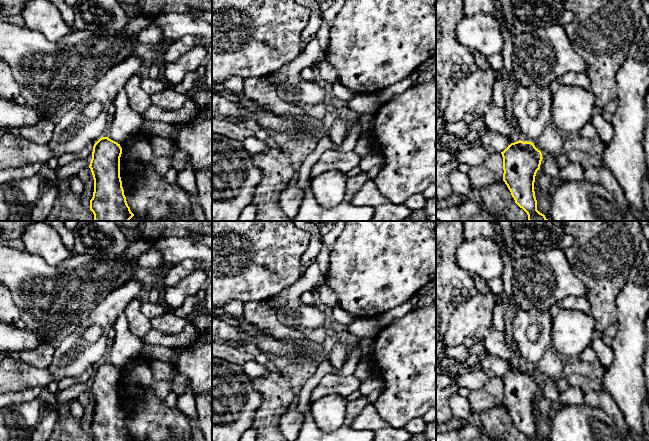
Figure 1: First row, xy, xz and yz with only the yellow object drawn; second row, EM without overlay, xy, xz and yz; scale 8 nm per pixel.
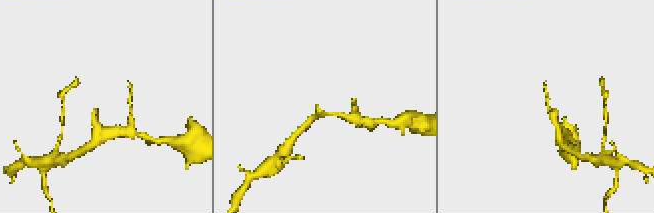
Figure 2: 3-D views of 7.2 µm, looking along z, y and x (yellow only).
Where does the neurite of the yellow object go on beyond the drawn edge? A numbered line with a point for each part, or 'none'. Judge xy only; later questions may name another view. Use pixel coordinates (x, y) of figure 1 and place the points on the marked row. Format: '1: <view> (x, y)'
none

